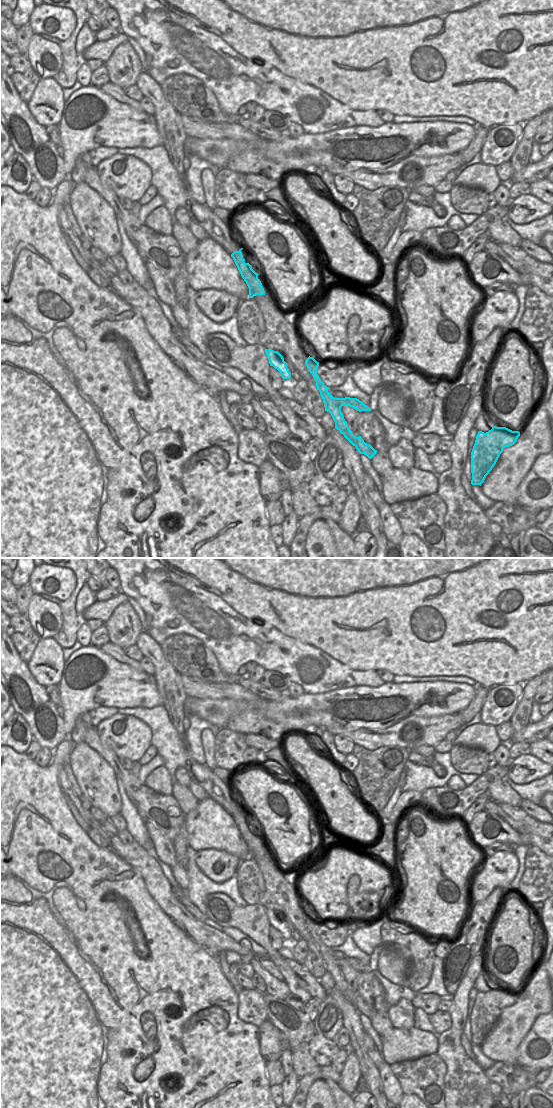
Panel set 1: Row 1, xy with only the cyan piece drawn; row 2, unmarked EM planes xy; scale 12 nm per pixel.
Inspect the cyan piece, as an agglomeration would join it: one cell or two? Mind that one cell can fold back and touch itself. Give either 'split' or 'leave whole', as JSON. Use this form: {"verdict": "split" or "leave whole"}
{"verdict": "split"}

